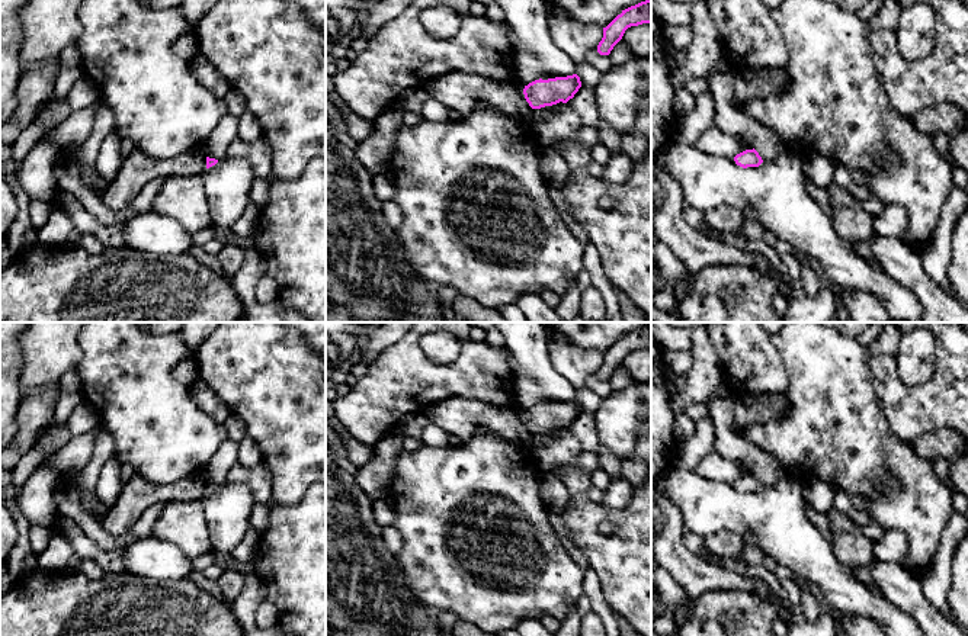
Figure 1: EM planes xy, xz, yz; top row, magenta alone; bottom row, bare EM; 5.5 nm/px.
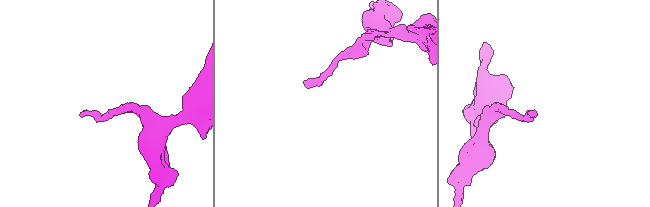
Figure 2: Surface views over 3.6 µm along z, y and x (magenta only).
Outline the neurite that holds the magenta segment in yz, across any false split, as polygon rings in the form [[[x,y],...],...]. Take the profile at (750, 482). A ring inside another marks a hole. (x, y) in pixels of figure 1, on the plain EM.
[[[754,473],[746,475],[740,479],[737,479],[734,482],[734,486],[735,486],[737,491],[740,491],[743,494],[759,492],[763,488],[762,482],[759,481],[759,478]]]

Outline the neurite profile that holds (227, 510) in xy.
[[[227,482],[206,494],[202,504],[212,550],[233,553],[250,529],[250,514],[256,504],[251,486]]]

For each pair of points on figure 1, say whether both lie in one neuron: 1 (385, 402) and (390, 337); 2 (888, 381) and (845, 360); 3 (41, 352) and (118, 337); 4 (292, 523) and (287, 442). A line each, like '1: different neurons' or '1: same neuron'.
1: different neurons
2: different neurons
3: different neurons
4: different neurons

